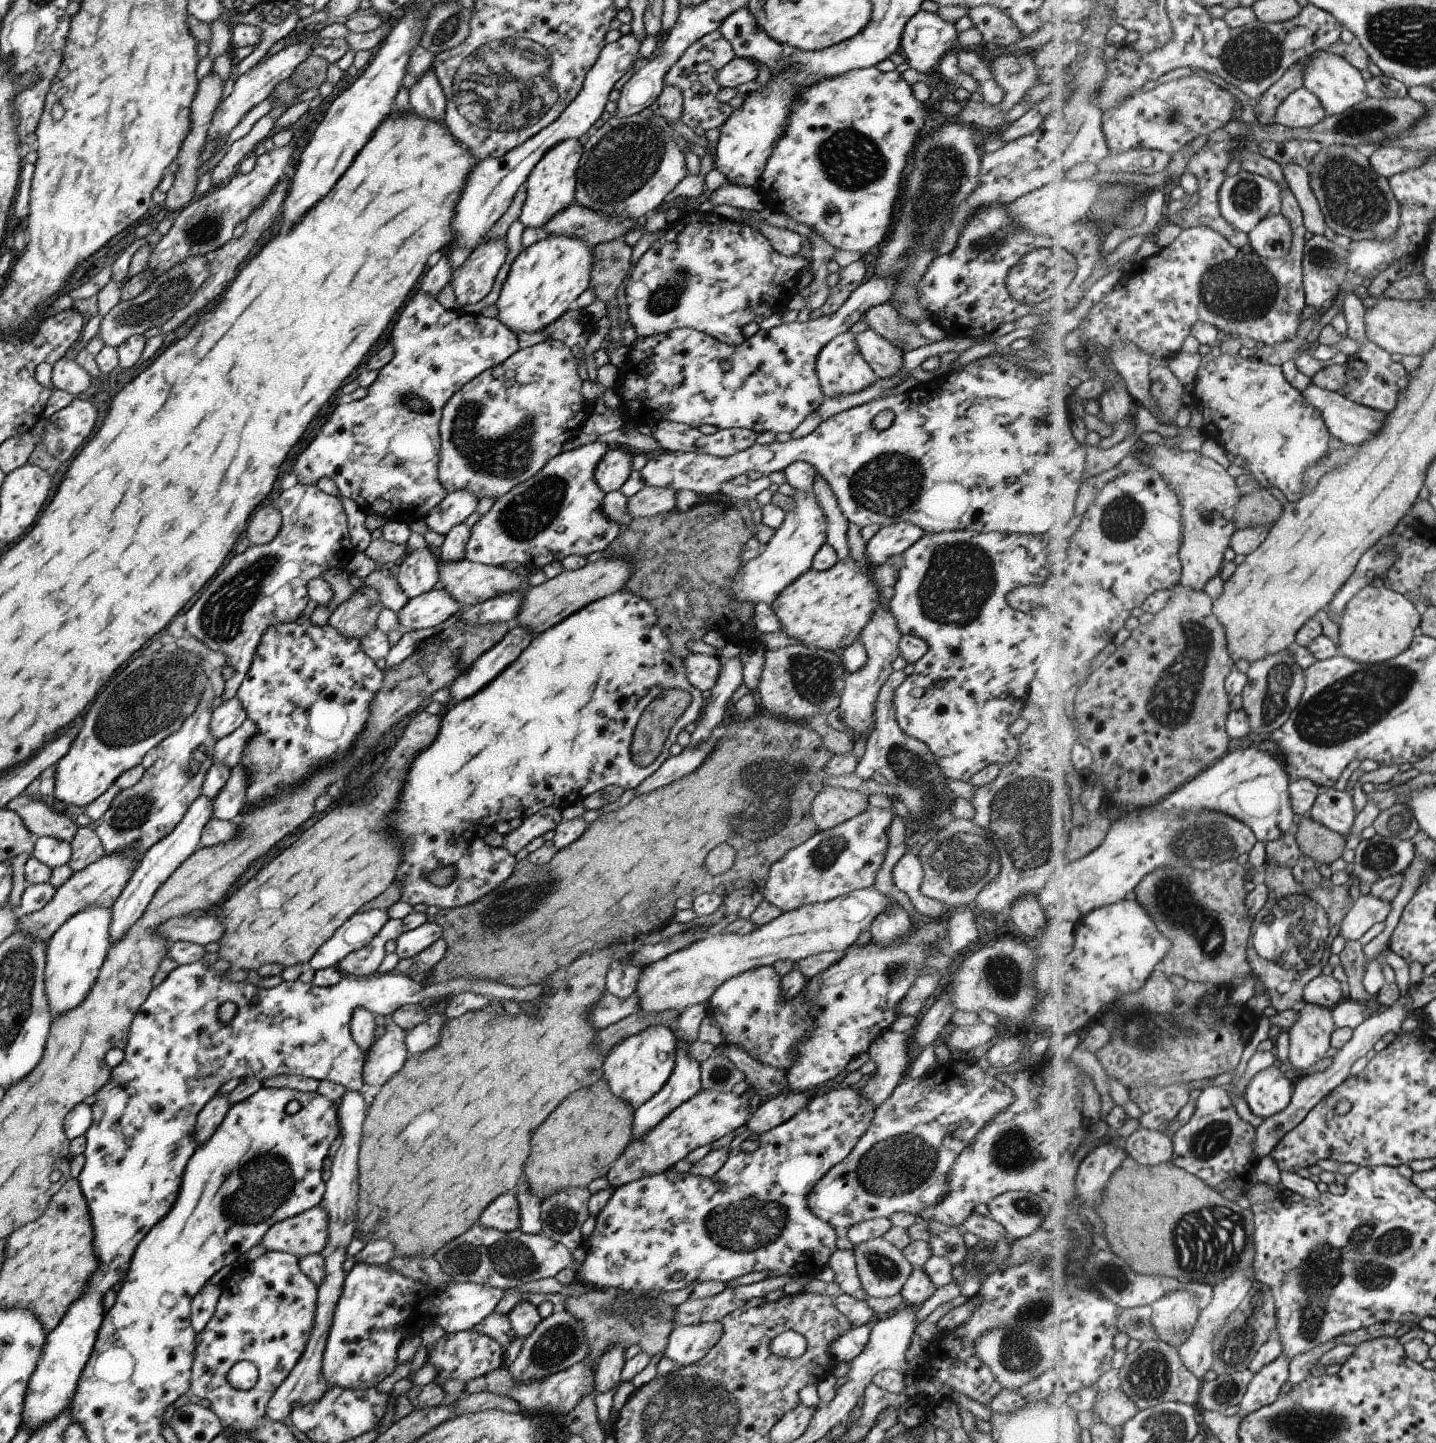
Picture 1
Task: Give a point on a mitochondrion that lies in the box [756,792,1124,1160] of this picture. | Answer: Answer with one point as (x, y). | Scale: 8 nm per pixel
(963, 859)

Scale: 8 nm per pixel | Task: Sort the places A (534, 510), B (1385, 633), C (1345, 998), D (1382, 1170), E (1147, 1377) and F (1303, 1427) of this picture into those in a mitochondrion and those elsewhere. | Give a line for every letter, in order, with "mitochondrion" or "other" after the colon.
A: mitochondrion
B: other
C: other
D: other
E: mitochondrion
F: mitochondrion

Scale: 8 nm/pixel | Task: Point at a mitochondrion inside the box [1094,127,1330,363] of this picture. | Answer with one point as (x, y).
(1234, 290)

